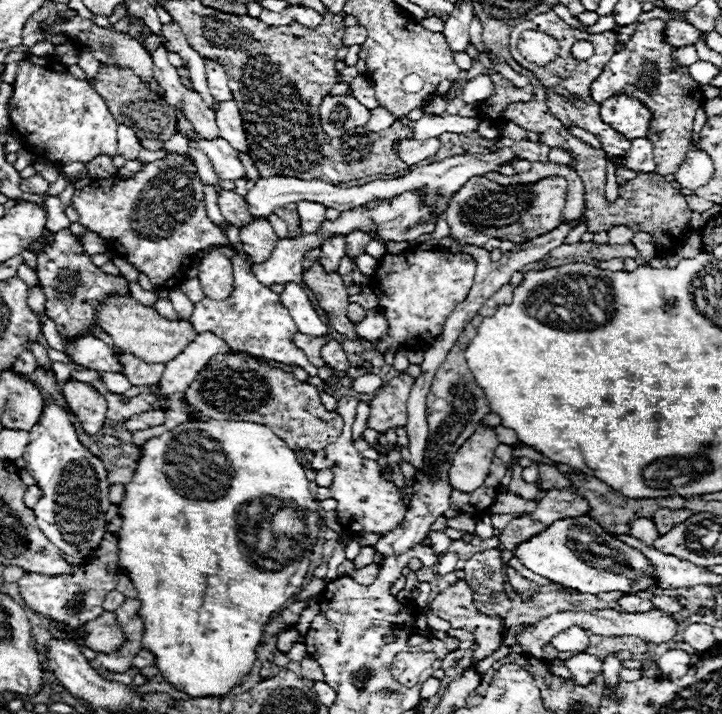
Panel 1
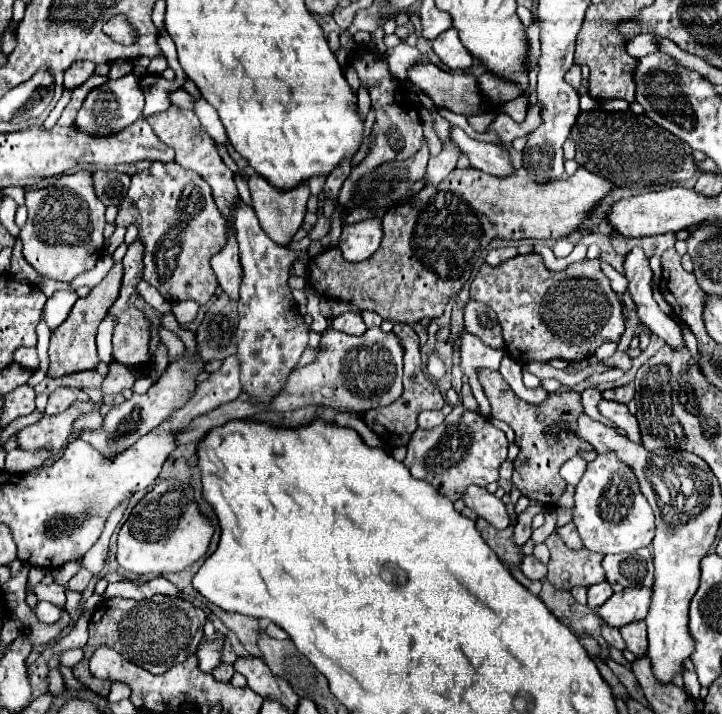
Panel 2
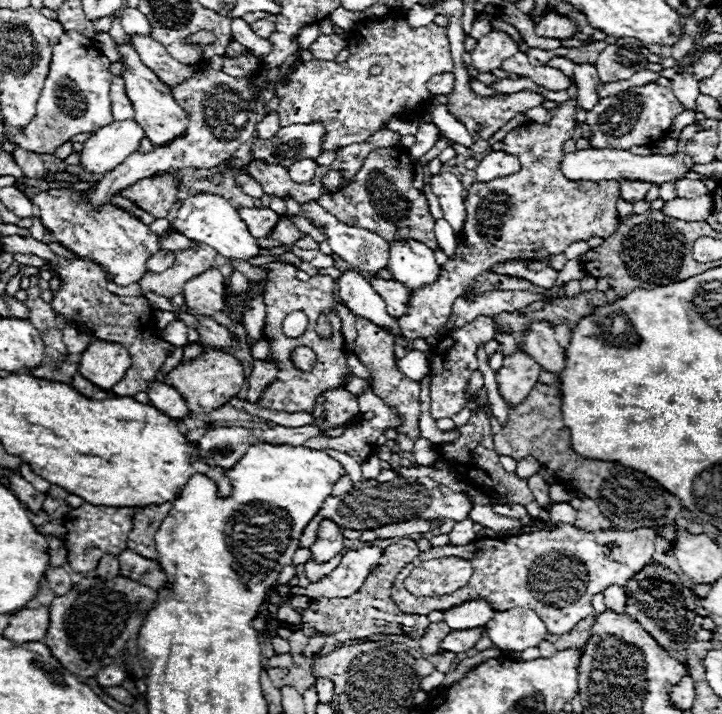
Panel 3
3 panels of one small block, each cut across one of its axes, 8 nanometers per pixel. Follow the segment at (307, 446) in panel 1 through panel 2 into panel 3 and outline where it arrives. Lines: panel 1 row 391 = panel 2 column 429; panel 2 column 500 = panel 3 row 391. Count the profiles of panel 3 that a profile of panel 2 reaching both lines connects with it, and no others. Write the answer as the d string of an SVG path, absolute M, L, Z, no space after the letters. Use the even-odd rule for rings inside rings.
M222 350L206 352L206 354L198 356L192 362L176 366L164 378L166 384L174 386L182 394L182 398L186 400L186 406L190 408L190 412L212 412L212 410L216 410L218 406L226 404L230 398L234 398L240 392L240 388L244 386L244 380L246 378L244 378L242 364L234 356L230 356Z

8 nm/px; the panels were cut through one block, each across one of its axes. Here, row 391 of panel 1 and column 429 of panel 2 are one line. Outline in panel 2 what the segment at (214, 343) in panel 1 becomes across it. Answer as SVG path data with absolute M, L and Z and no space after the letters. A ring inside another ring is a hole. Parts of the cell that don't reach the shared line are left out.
M450 144L436 158L430 158L426 168L426 184L438 184L446 180L446 176L454 170L458 156L460 156L460 150L454 144Z

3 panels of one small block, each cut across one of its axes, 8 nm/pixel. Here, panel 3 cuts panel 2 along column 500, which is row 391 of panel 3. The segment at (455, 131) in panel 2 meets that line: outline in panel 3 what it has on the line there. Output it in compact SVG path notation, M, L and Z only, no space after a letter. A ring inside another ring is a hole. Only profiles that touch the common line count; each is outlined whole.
M152 382L146 390L150 404L154 408L158 408L160 412L164 412L170 418L186 418L190 414L190 410L186 408L184 398L176 392L176 388L162 384L162 382Z

